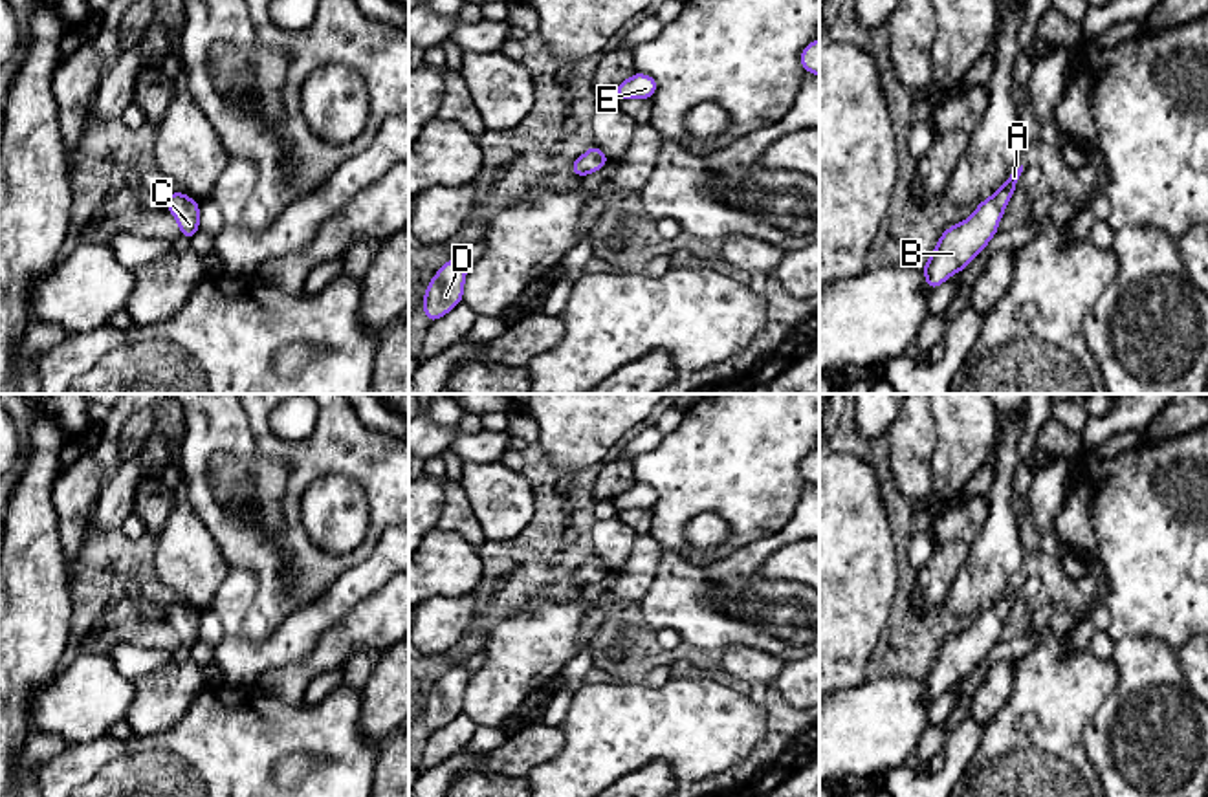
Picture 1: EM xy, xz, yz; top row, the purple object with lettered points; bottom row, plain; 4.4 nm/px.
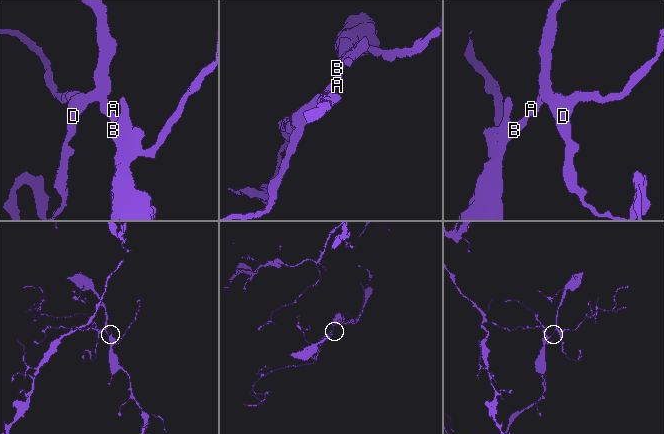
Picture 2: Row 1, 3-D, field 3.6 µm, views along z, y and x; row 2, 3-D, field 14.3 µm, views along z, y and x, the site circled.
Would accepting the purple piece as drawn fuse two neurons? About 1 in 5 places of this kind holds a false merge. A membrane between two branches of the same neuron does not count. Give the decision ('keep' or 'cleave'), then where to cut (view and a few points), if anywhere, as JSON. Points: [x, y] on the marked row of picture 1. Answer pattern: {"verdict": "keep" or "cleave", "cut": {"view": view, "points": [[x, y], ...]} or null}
{"verdict": "keep", "cut": null}

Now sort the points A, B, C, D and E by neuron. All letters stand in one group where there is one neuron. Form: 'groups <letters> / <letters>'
groups A B C D E

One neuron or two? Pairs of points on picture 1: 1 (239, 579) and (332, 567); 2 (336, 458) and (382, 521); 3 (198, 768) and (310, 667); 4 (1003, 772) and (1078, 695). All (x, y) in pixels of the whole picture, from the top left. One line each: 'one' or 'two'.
1: two
2: one
3: two
4: one

